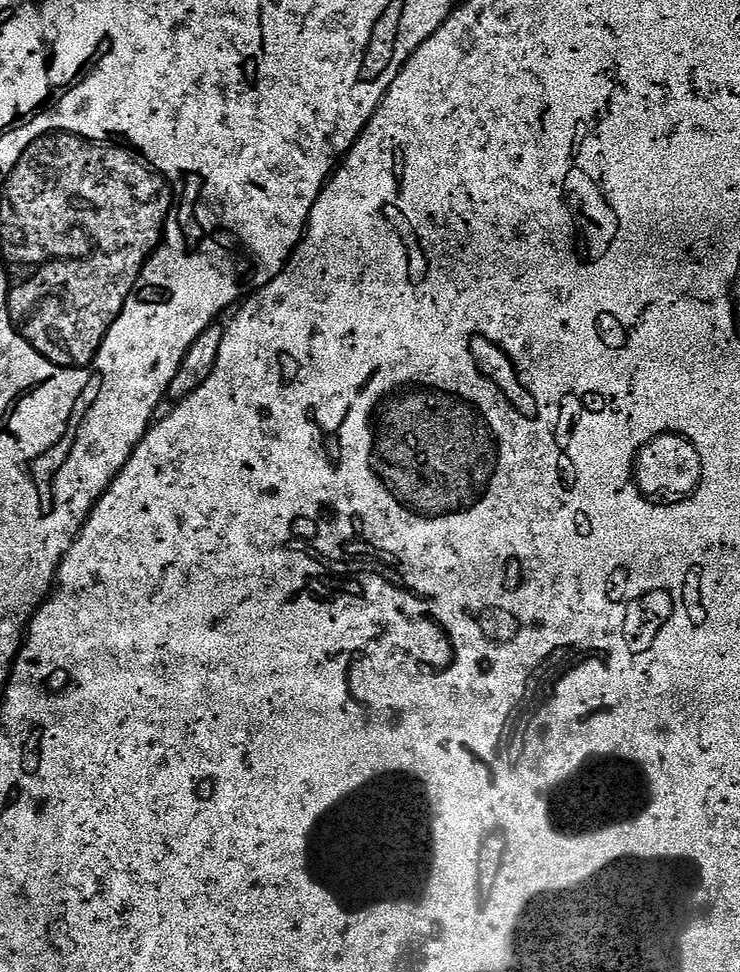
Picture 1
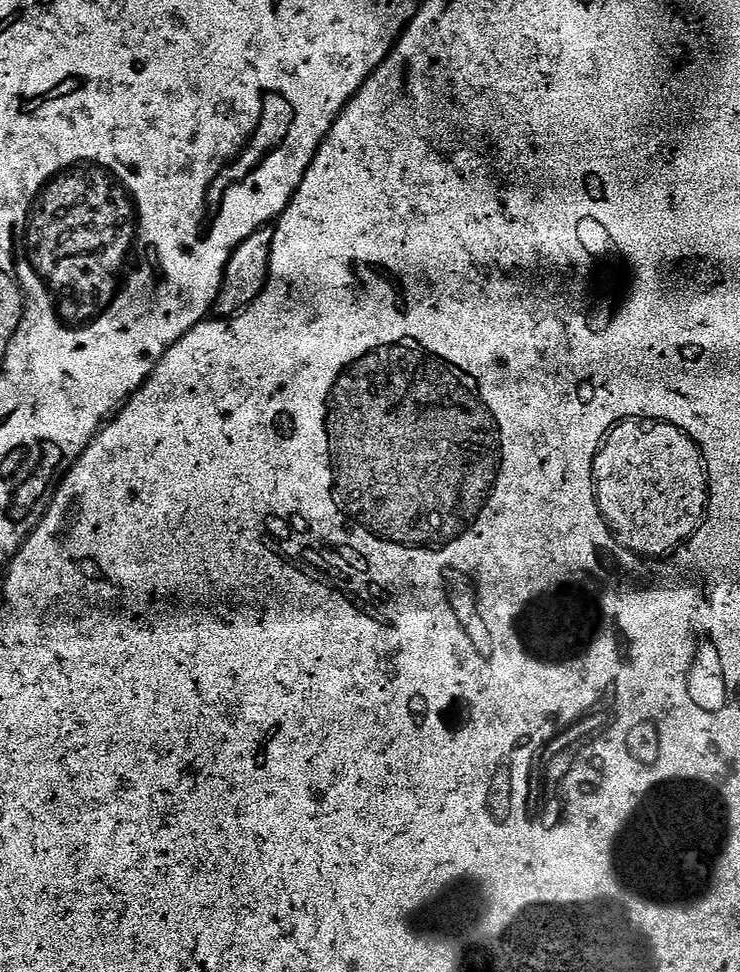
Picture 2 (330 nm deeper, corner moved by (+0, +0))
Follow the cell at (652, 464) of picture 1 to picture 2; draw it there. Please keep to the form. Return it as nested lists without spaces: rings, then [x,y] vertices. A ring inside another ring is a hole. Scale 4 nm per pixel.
[[[623,416],[622,422],[608,433],[592,467],[596,501],[613,536],[641,558],[671,557],[696,533],[692,529],[692,516],[704,504],[700,492],[708,484],[704,480],[708,467],[708,460],[696,460],[696,436],[688,432],[685,421],[674,426],[664,416]]]

